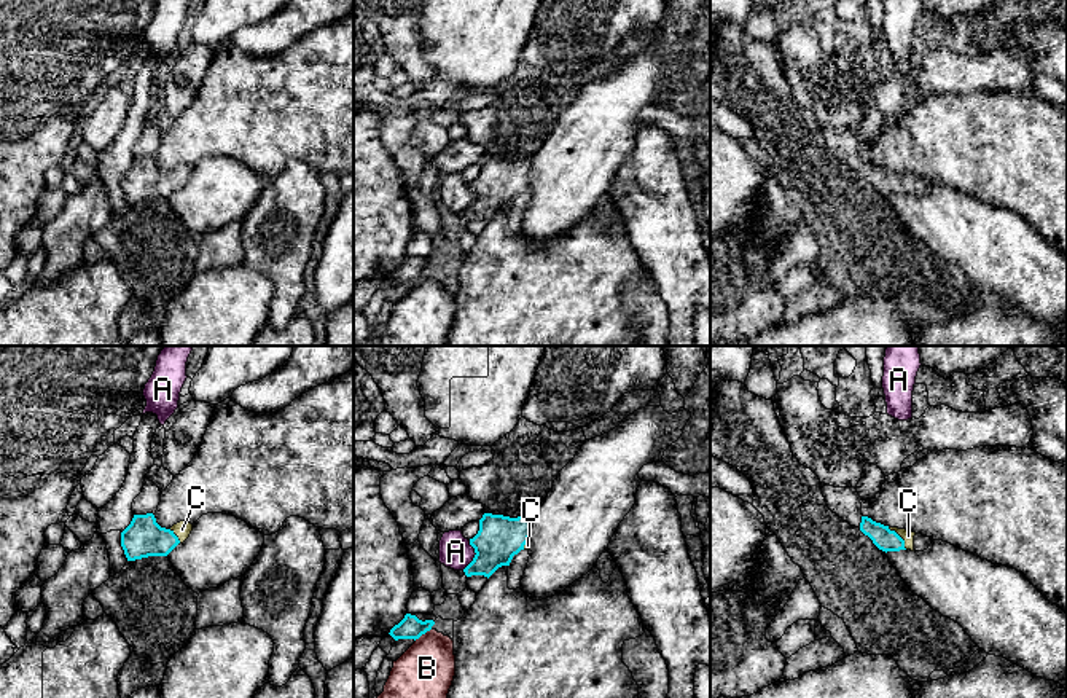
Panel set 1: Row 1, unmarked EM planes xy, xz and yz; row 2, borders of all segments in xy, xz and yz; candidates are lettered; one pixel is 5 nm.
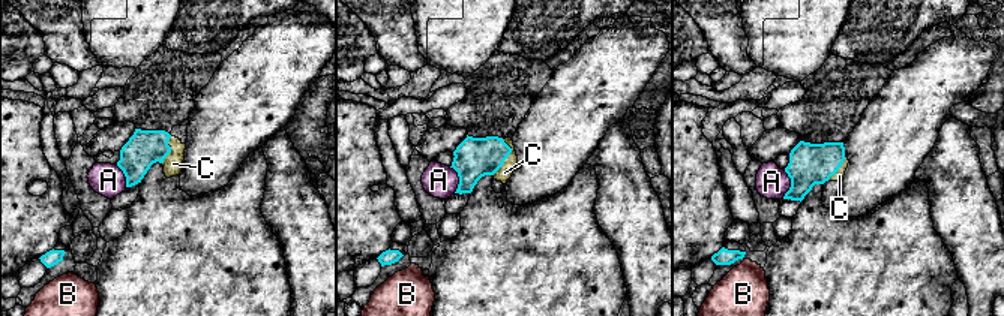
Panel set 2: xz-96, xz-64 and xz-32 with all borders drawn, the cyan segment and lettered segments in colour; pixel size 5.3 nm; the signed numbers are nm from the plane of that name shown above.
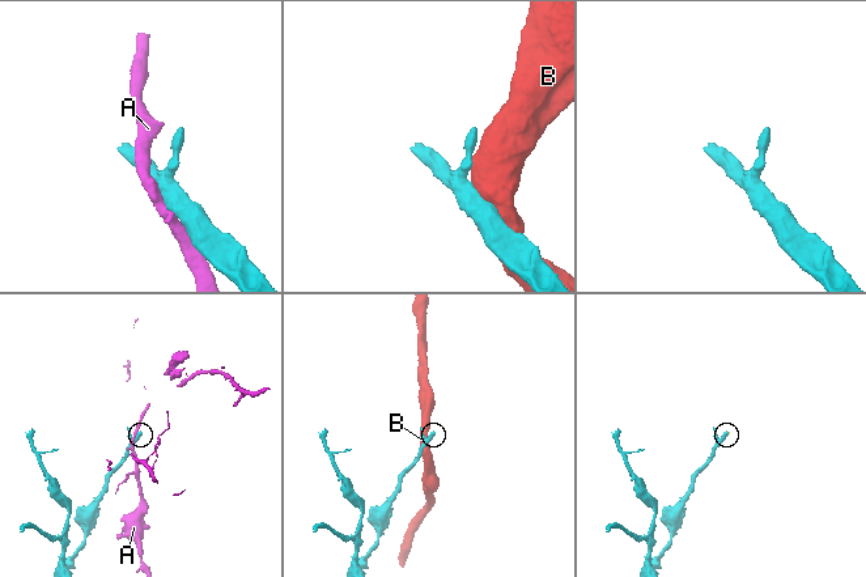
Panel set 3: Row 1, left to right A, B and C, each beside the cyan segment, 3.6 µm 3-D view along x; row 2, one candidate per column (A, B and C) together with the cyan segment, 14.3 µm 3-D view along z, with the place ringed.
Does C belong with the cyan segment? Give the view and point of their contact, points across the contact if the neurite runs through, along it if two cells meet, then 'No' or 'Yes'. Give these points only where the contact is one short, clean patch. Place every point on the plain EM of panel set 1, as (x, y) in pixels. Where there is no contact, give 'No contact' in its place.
Touches cyan at yz (900, 180). Yes

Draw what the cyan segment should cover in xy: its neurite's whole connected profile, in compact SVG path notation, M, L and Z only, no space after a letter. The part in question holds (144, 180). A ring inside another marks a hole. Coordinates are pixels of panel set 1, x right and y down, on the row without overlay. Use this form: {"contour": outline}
{"contour": "M153 156L134 158L131 167L121 175L121 190L127 204L167 199L190 180L191 174L193 167L186 164L166 172L156 166Z"}

